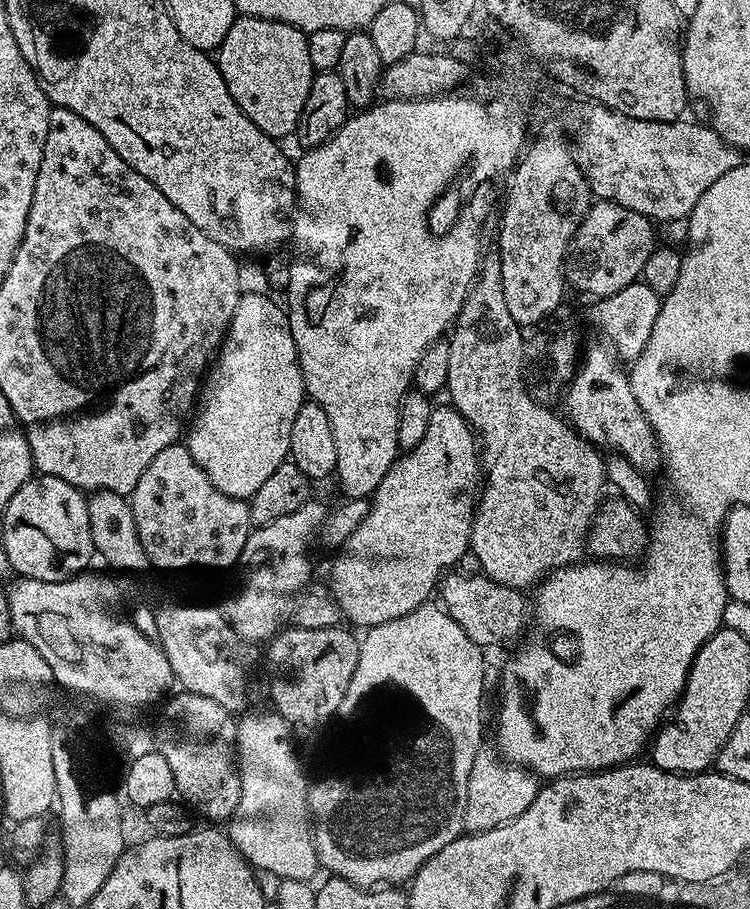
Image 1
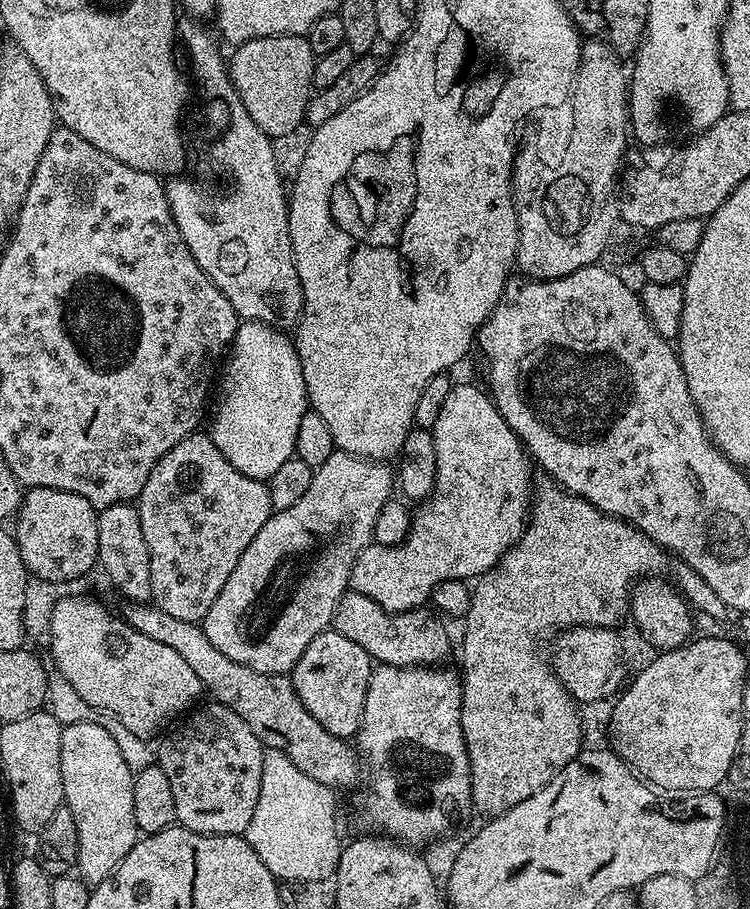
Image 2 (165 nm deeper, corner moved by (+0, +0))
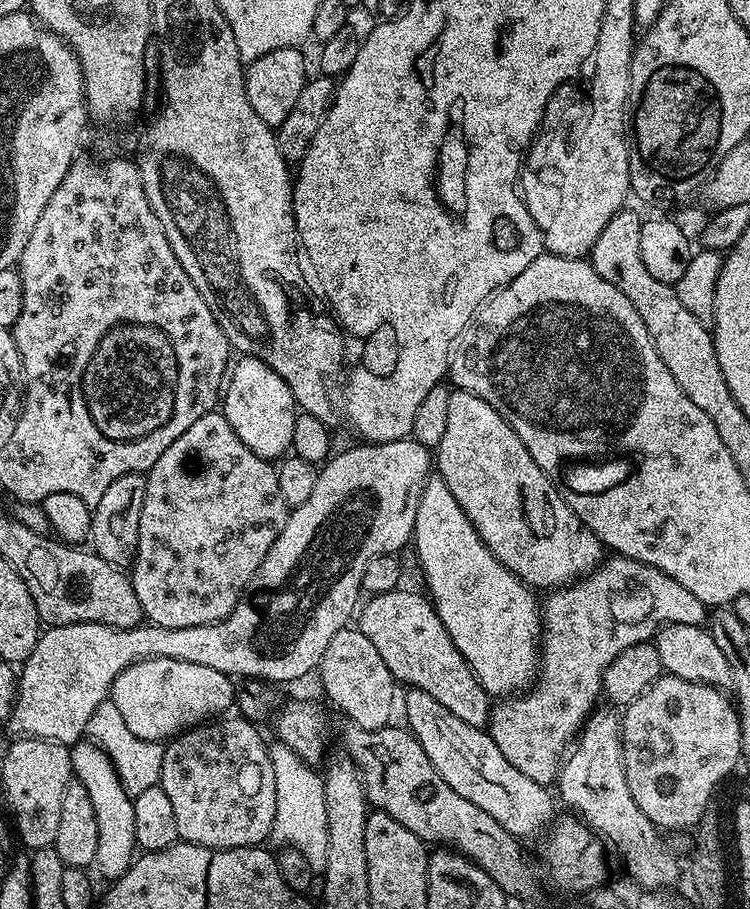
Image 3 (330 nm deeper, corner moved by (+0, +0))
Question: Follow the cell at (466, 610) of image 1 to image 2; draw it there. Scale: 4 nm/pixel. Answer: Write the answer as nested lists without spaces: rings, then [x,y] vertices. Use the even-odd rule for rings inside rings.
[[[580,626],[563,629],[556,638],[552,644],[552,656],[550,652],[550,663],[573,700],[581,705],[596,704],[599,700],[611,701],[625,687],[624,644],[616,630]]]

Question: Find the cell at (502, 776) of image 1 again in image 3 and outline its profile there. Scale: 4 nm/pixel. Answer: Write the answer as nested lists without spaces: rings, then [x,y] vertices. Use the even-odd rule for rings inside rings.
[[[615,554],[609,555],[607,559],[596,567],[595,571],[581,576],[575,583],[568,583],[563,587],[549,591],[547,596],[548,601],[543,601],[542,604],[542,631],[540,633],[540,666],[538,675],[531,688],[493,703],[492,711],[486,725],[486,731],[492,736],[498,749],[502,750],[502,755],[510,762],[510,766],[514,766],[521,774],[526,774],[526,778],[534,778],[534,782],[545,786],[551,785],[551,780],[553,783],[557,779],[562,757],[565,755],[566,749],[573,743],[574,738],[580,735],[581,728],[584,727],[589,716],[592,715],[594,709],[597,707],[598,701],[596,699],[601,699],[602,696],[602,677],[606,666],[610,666],[610,662],[614,662],[614,658],[618,658],[618,654],[622,654],[622,650],[630,650],[630,646],[649,643],[665,624],[681,624],[682,626],[702,628],[707,625],[710,615],[706,605],[698,598],[694,598],[694,594],[690,594],[690,590],[686,590],[686,586],[674,582],[674,578],[670,578],[670,574],[662,574],[662,570],[658,570],[654,566],[646,566],[644,562],[638,562],[637,560],[631,560],[625,556]]]

